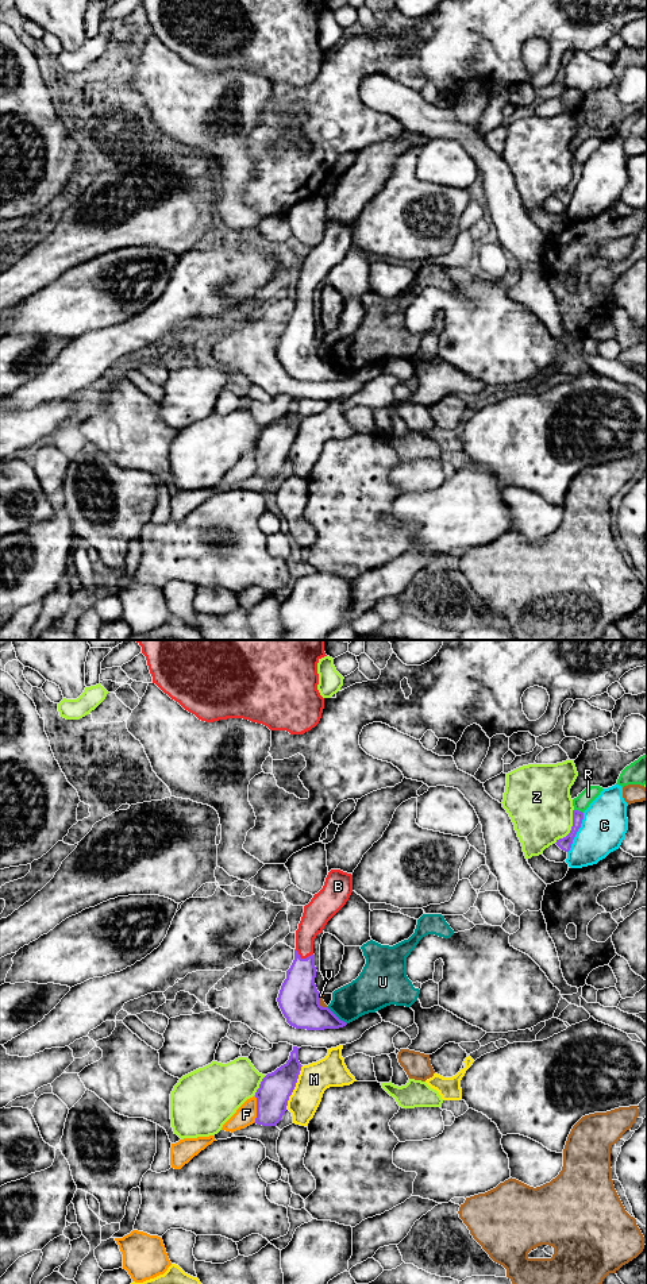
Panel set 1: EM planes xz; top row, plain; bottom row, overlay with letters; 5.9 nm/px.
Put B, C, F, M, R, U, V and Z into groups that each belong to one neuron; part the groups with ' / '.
B / C / F / M / R / U / V / Z

